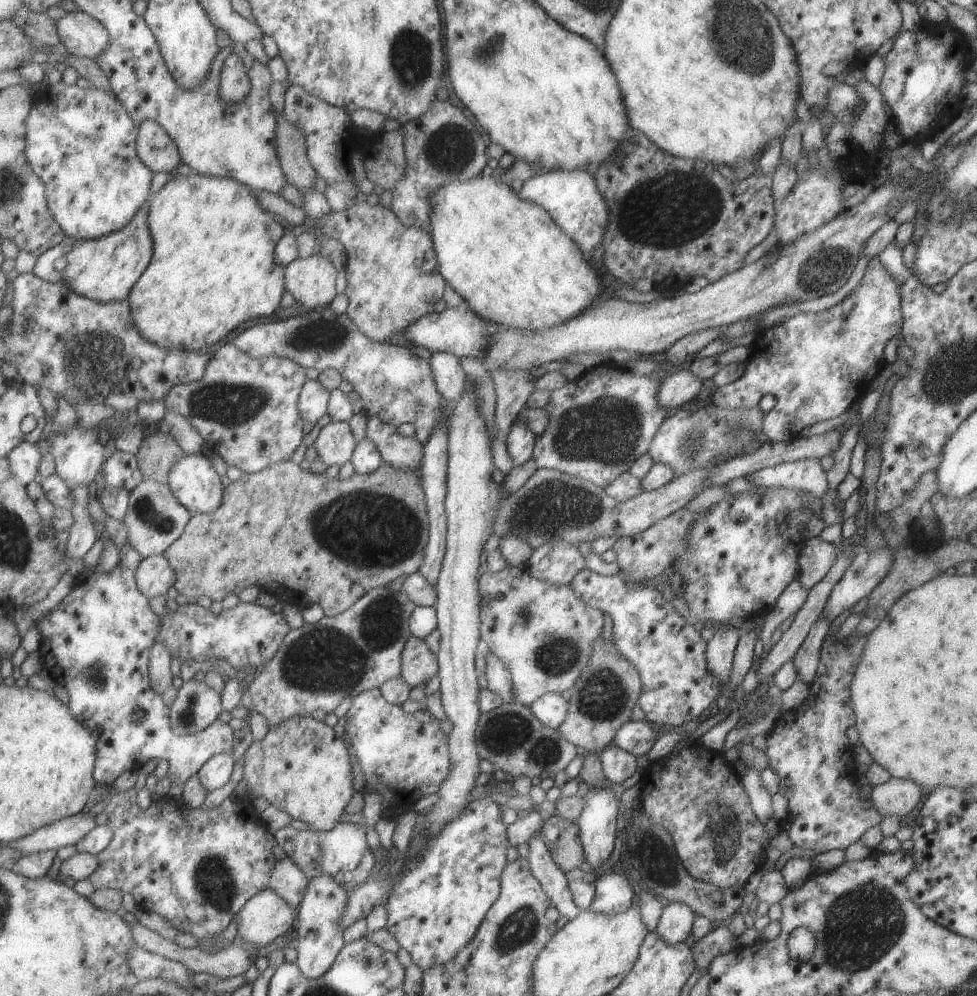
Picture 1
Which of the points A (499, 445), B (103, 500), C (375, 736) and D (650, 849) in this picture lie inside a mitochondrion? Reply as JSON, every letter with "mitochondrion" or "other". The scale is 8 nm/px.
{"A":"other","B":"other","C":"other","D":"mitochondrion"}

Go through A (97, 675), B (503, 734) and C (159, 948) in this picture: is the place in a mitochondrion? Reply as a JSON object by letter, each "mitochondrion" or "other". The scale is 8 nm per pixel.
{"A":"mitochondrion","B":"mitochondrion","C":"other"}

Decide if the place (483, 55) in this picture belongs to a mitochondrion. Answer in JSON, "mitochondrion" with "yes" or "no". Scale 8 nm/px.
{"mitochondrion":"yes"}

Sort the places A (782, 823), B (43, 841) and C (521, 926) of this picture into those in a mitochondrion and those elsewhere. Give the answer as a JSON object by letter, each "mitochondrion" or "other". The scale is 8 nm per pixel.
{"A":"other","B":"other","C":"mitochondrion"}

